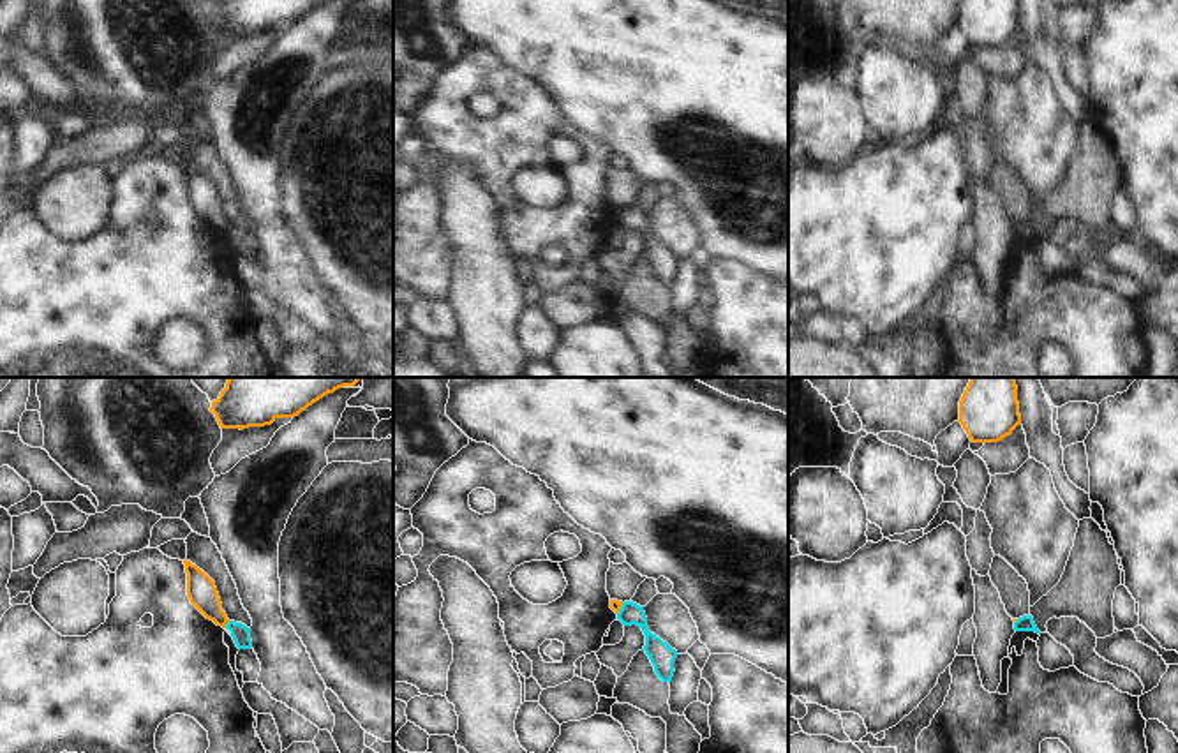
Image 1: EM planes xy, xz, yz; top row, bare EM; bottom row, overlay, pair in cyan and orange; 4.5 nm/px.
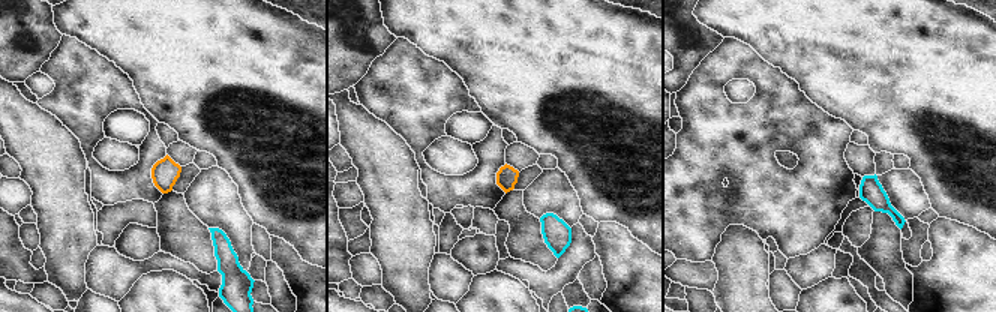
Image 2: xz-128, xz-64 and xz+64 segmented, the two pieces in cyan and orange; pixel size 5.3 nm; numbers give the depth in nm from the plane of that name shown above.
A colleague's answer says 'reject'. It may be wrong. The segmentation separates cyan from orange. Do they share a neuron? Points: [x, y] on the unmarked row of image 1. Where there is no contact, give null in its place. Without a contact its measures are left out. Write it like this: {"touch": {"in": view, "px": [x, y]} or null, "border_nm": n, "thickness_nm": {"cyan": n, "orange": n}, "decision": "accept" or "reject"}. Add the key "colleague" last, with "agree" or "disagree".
{"touch": {"in": "xy", "px": [226, 230]}, "border_nm": 40, "thickness_nm": {"cyan": 90, "orange": 140}, "decision": "reject", "colleague": "agree"}

